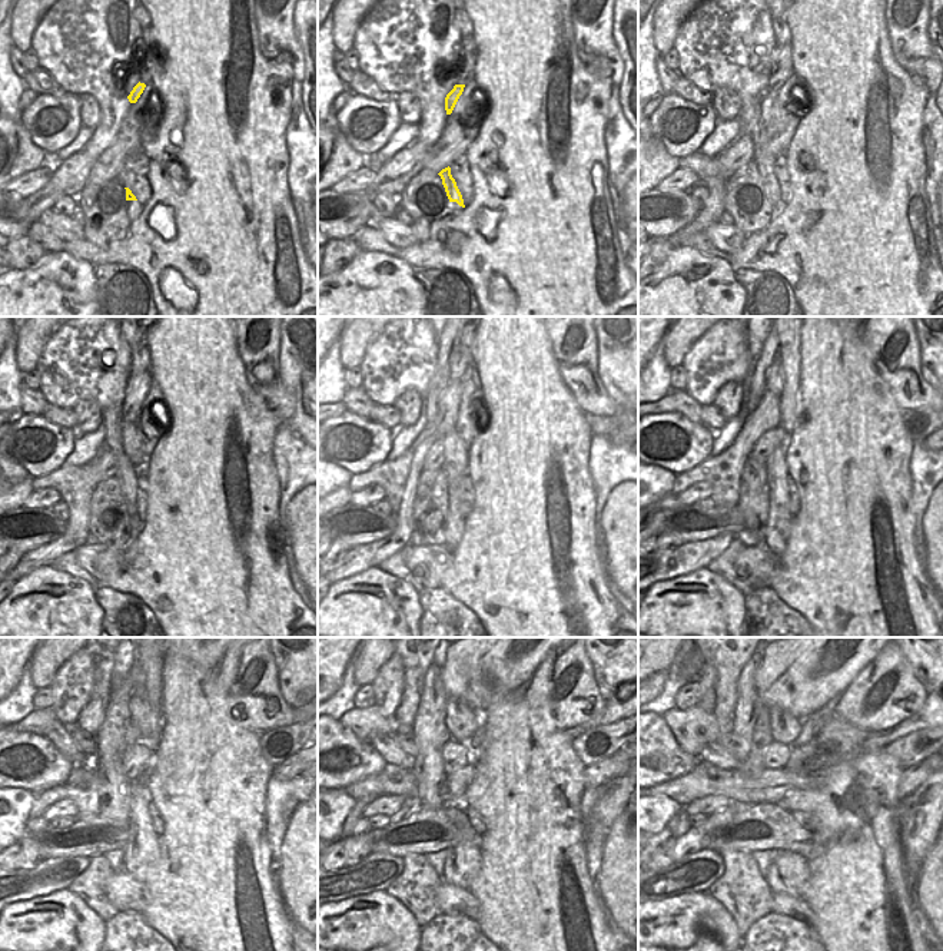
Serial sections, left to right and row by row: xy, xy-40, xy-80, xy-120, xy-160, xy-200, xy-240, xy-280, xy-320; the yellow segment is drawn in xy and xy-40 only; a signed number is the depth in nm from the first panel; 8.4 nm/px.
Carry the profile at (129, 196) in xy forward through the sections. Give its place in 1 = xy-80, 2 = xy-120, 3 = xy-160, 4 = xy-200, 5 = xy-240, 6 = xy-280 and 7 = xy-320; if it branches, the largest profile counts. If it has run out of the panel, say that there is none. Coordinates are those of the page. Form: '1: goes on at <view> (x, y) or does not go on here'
1: goes on at xy-80 (764, 162)
2: goes on at xy-120 (122, 437)
3: goes on at xy-160 (455, 466)
4: goes on at xy-200 (777, 529)
5: goes on at xy-240 (142, 851)
6: goes on at xy-280 (462, 864)
7: goes on at xy-320 (789, 871)

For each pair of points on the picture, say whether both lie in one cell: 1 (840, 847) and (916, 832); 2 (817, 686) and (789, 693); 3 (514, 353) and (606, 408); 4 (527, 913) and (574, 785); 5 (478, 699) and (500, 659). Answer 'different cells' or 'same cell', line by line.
1: different cells
2: same cell
3: different cells
4: same cell
5: same cell

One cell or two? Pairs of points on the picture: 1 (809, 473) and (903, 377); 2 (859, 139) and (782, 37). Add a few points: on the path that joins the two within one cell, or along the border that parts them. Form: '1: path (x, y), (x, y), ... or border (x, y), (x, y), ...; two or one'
1: border (873, 360), (876, 373), (886, 383), (902, 413); two
2: border (783, 17), (789, 27), (792, 43); two

